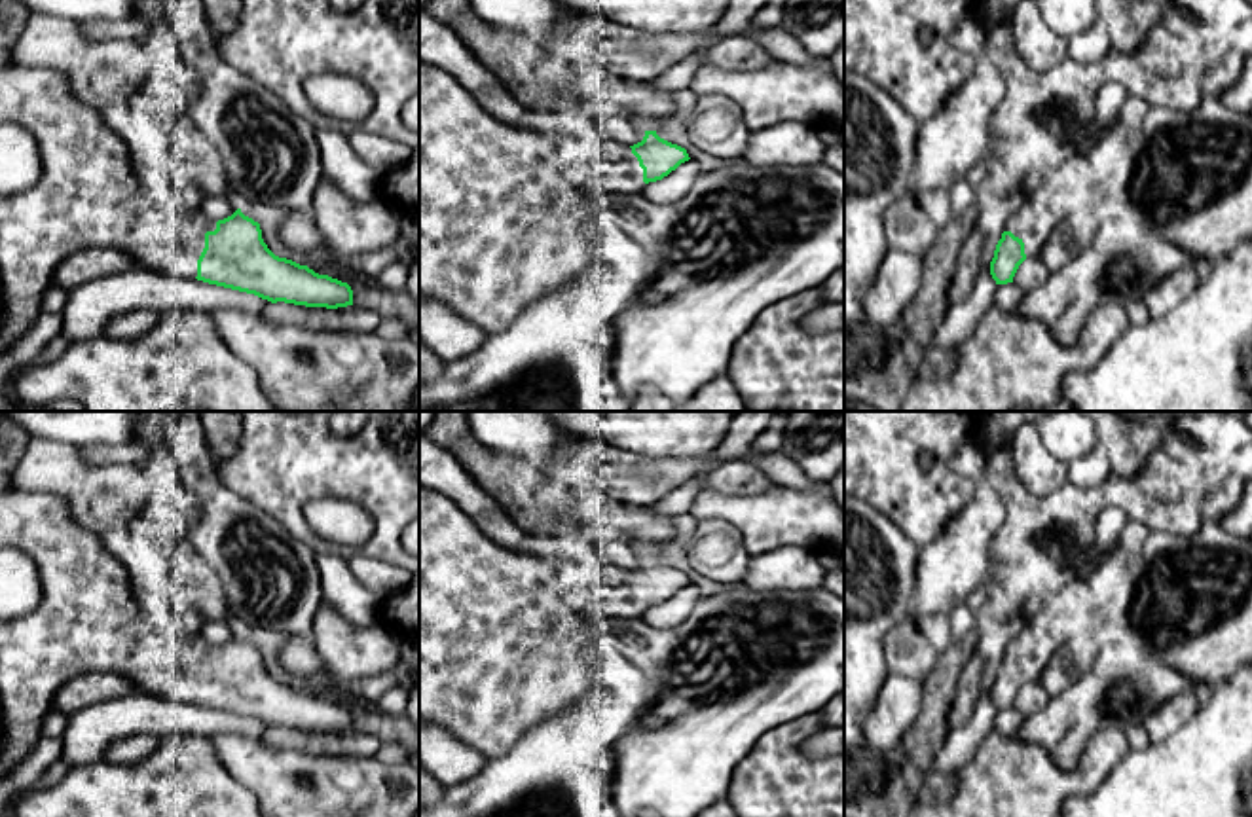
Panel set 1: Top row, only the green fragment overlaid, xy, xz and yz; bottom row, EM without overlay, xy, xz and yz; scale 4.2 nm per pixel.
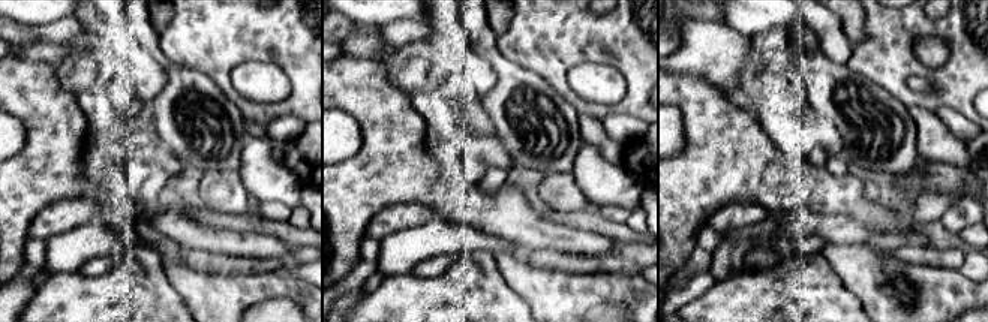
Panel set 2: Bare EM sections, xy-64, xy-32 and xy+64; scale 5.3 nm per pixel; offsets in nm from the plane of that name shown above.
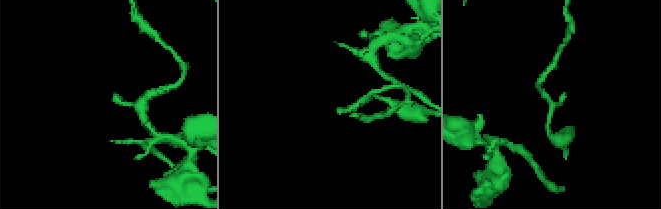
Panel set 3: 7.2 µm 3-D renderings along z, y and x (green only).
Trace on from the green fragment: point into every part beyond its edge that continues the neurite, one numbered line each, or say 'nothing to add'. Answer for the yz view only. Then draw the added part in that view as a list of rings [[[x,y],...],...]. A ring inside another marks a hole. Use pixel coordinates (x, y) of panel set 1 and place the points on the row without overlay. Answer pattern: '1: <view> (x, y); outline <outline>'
1: yz (1032, 647); outline [[[1032,624],[1005,646],[1003,656],[1019,662],[1024,667],[1026,682],[1030,682],[1041,675],[1057,648],[1059,639],[1040,624]]]

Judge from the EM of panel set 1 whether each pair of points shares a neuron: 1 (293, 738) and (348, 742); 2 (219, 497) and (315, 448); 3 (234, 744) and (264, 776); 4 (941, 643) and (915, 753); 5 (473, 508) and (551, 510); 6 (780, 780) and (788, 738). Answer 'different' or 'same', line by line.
1: same
2: different
3: same
4: different
5: different
6: same

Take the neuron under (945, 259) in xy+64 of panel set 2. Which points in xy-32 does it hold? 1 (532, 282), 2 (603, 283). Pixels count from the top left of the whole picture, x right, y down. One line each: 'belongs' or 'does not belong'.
1: does not belong
2: does not belong

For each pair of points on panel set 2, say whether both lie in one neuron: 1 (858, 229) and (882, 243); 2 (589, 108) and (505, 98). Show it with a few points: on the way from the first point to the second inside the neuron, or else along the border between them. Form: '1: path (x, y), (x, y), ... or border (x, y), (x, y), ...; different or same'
1: border (877, 234), (864, 241); different
2: border (546, 80), (579, 114); different

